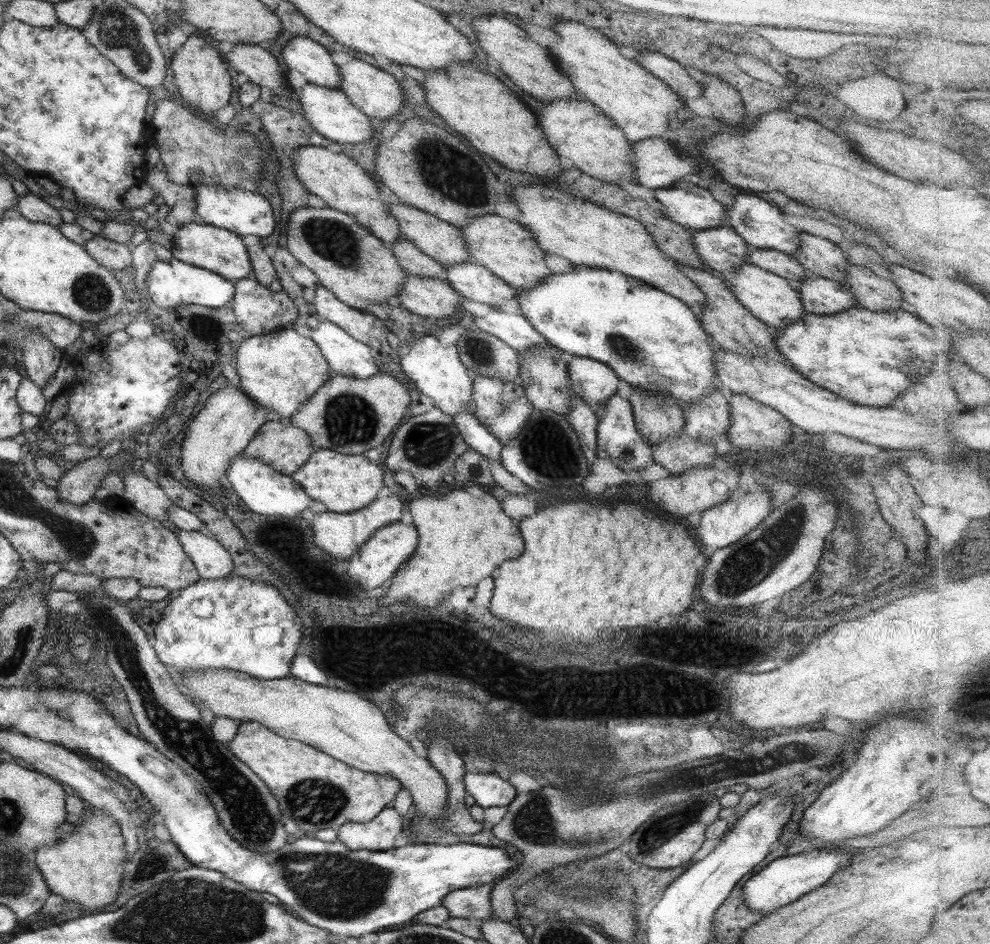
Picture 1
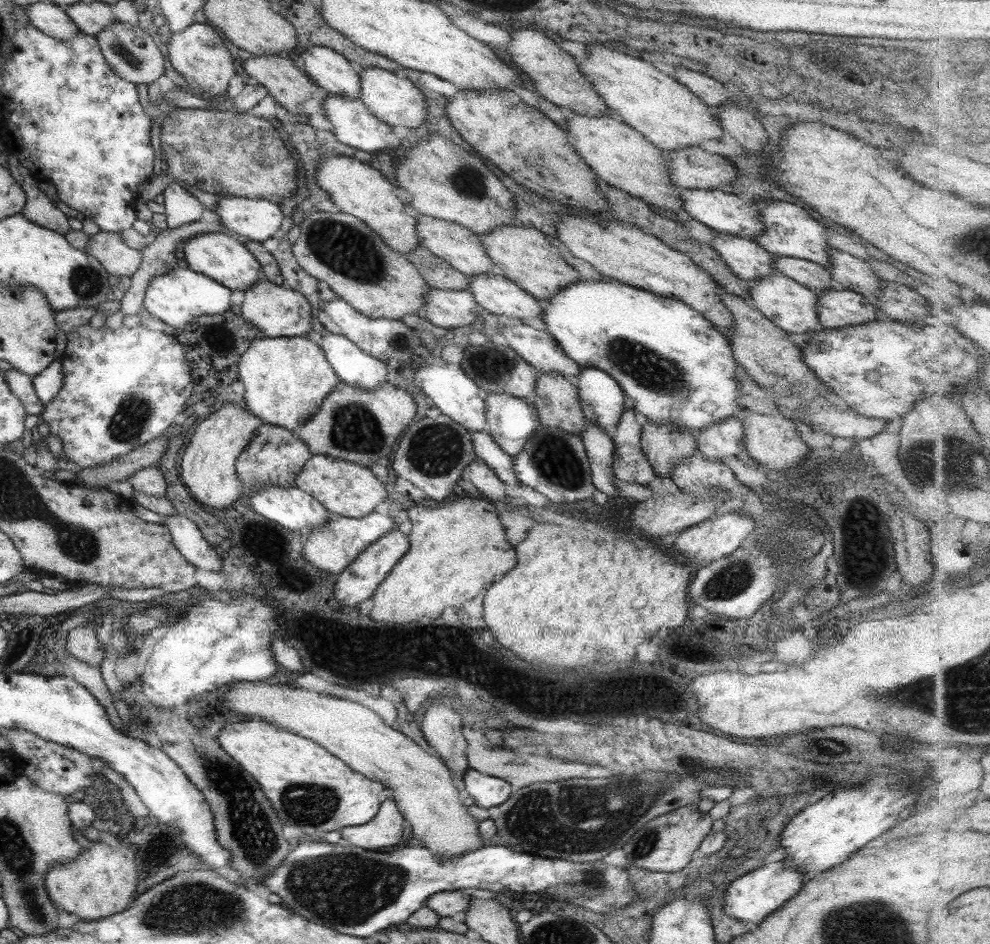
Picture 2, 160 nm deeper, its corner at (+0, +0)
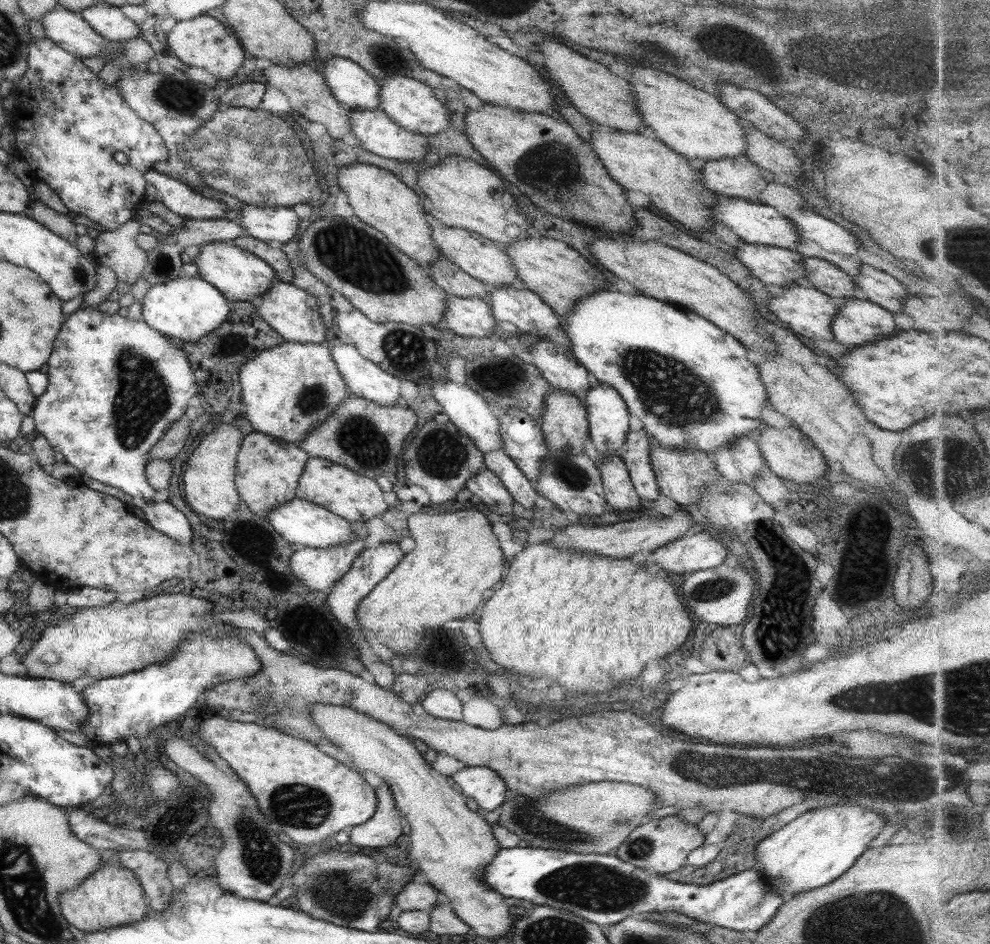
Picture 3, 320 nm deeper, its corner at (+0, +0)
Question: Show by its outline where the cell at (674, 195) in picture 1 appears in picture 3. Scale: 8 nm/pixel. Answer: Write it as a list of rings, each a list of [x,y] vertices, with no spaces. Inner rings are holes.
[[[717,196],[712,219],[737,235],[743,243],[783,248],[792,251],[797,247],[797,227],[774,208],[740,198]]]

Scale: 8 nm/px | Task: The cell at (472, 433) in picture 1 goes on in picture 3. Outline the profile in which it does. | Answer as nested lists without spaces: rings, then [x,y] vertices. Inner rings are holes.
[[[501,449],[482,455],[484,466],[489,469],[507,489],[512,499],[527,510],[536,510],[535,502],[539,496],[533,484],[523,476],[515,463]]]

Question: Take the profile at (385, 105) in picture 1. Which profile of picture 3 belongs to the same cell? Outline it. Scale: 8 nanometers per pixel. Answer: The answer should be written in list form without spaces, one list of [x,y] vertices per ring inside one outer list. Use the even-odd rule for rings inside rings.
[[[387,78],[380,86],[379,110],[383,111],[395,124],[418,135],[427,137],[437,134],[450,126],[450,114],[445,102],[441,103],[435,91],[414,78]]]

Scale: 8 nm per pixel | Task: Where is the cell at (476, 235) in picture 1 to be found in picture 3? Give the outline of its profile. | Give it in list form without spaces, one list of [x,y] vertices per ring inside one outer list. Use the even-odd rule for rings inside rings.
[[[526,237],[507,247],[501,248],[509,256],[515,272],[517,272],[519,286],[533,291],[545,305],[560,318],[568,314],[577,301],[594,292],[602,290],[603,280],[587,276],[586,272],[592,265],[589,259],[584,259],[579,253],[566,246],[563,242],[549,237]]]

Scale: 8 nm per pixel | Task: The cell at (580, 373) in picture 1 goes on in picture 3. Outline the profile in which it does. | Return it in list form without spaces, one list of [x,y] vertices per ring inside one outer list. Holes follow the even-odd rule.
[[[592,382],[583,404],[588,420],[588,436],[598,458],[616,454],[629,433],[629,413],[623,399],[608,385]]]

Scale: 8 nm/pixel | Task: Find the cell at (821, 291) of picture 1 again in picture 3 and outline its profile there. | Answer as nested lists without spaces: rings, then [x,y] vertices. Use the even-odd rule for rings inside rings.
[[[867,299],[842,301],[831,321],[834,340],[841,346],[855,348],[896,332],[893,316]]]

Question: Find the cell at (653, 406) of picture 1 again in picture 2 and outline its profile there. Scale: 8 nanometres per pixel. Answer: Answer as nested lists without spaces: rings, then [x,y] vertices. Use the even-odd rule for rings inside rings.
[[[648,420],[641,427],[640,447],[659,478],[670,478],[670,468],[698,450],[694,433],[667,424],[651,424]]]

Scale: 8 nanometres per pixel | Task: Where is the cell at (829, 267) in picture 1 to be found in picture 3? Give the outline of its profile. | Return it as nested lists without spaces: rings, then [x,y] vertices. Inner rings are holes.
[[[861,264],[859,275],[853,277],[852,281],[856,284],[857,290],[865,294],[868,301],[877,304],[877,306],[887,310],[889,313],[901,313],[903,301],[908,297],[908,294],[899,281],[889,276],[889,274],[875,270],[871,266]]]

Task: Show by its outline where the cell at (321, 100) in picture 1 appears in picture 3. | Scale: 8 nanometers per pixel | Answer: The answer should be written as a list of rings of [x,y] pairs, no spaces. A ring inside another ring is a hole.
[[[379,108],[375,110],[364,110],[363,112],[350,109],[350,127],[351,133],[359,140],[365,151],[384,159],[403,162],[420,160],[426,154],[430,143],[423,135],[409,132],[401,128],[398,124],[395,124]]]

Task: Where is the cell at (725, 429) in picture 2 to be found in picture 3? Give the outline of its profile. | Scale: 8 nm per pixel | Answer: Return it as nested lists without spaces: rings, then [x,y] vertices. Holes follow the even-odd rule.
[[[740,436],[731,444],[726,444],[709,454],[720,476],[731,482],[751,486],[766,468],[756,440]]]

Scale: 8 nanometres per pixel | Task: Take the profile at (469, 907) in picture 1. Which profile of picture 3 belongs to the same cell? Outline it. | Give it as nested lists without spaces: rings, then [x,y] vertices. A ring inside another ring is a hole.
[[[409,881],[395,896],[394,904],[405,911],[427,911],[437,902],[436,890],[427,883]]]

